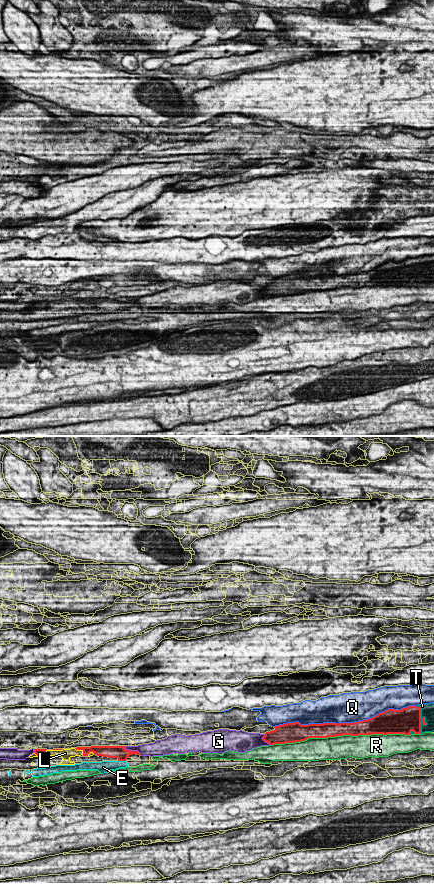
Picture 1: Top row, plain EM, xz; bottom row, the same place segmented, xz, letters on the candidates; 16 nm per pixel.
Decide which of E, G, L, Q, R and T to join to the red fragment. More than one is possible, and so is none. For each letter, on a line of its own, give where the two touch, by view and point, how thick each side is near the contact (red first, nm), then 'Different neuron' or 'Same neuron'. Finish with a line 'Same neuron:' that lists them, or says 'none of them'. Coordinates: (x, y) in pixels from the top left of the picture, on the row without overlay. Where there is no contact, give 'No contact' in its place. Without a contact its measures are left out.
E: Touches red at xz (122, 312). Thickness 200 nm (red) against 160 nm. Different neuron
G: Touches red at xz (132, 303). Thickness 200 nm (red) against 190 nm. Different neuron
L: Touches red at xz (80, 301). Thickness 130 nm (red) against 160 nm. Same neuron
Q: Touches red at xz (345, 275). Thickness 220 nm (red) against 480 nm. Different neuron
R: Touches red at xz (340, 287). Thickness 240 nm (red) against 380 nm. Different neuron
T: Touches red at xz (420, 271). Thickness 400 nm (red) against 220 nm. Same neuron
Same neuron: L, T

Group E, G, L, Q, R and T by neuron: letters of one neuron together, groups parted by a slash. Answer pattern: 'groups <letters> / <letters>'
groups E / G / L T / Q / R

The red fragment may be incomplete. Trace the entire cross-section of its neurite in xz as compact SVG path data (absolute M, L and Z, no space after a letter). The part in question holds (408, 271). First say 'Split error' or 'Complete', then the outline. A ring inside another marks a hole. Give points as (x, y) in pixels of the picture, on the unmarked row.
Split error. M434 255L422 256L417 258L408 258L401 262L388 261L378 267L354 275L323 275L301 277L299 274L287 275L275 278L275 281L266 284L262 290L270 297L285 296L305 293L309 290L328 290L342 287L372 287L372 286L423 286L425 284L434 283Z

